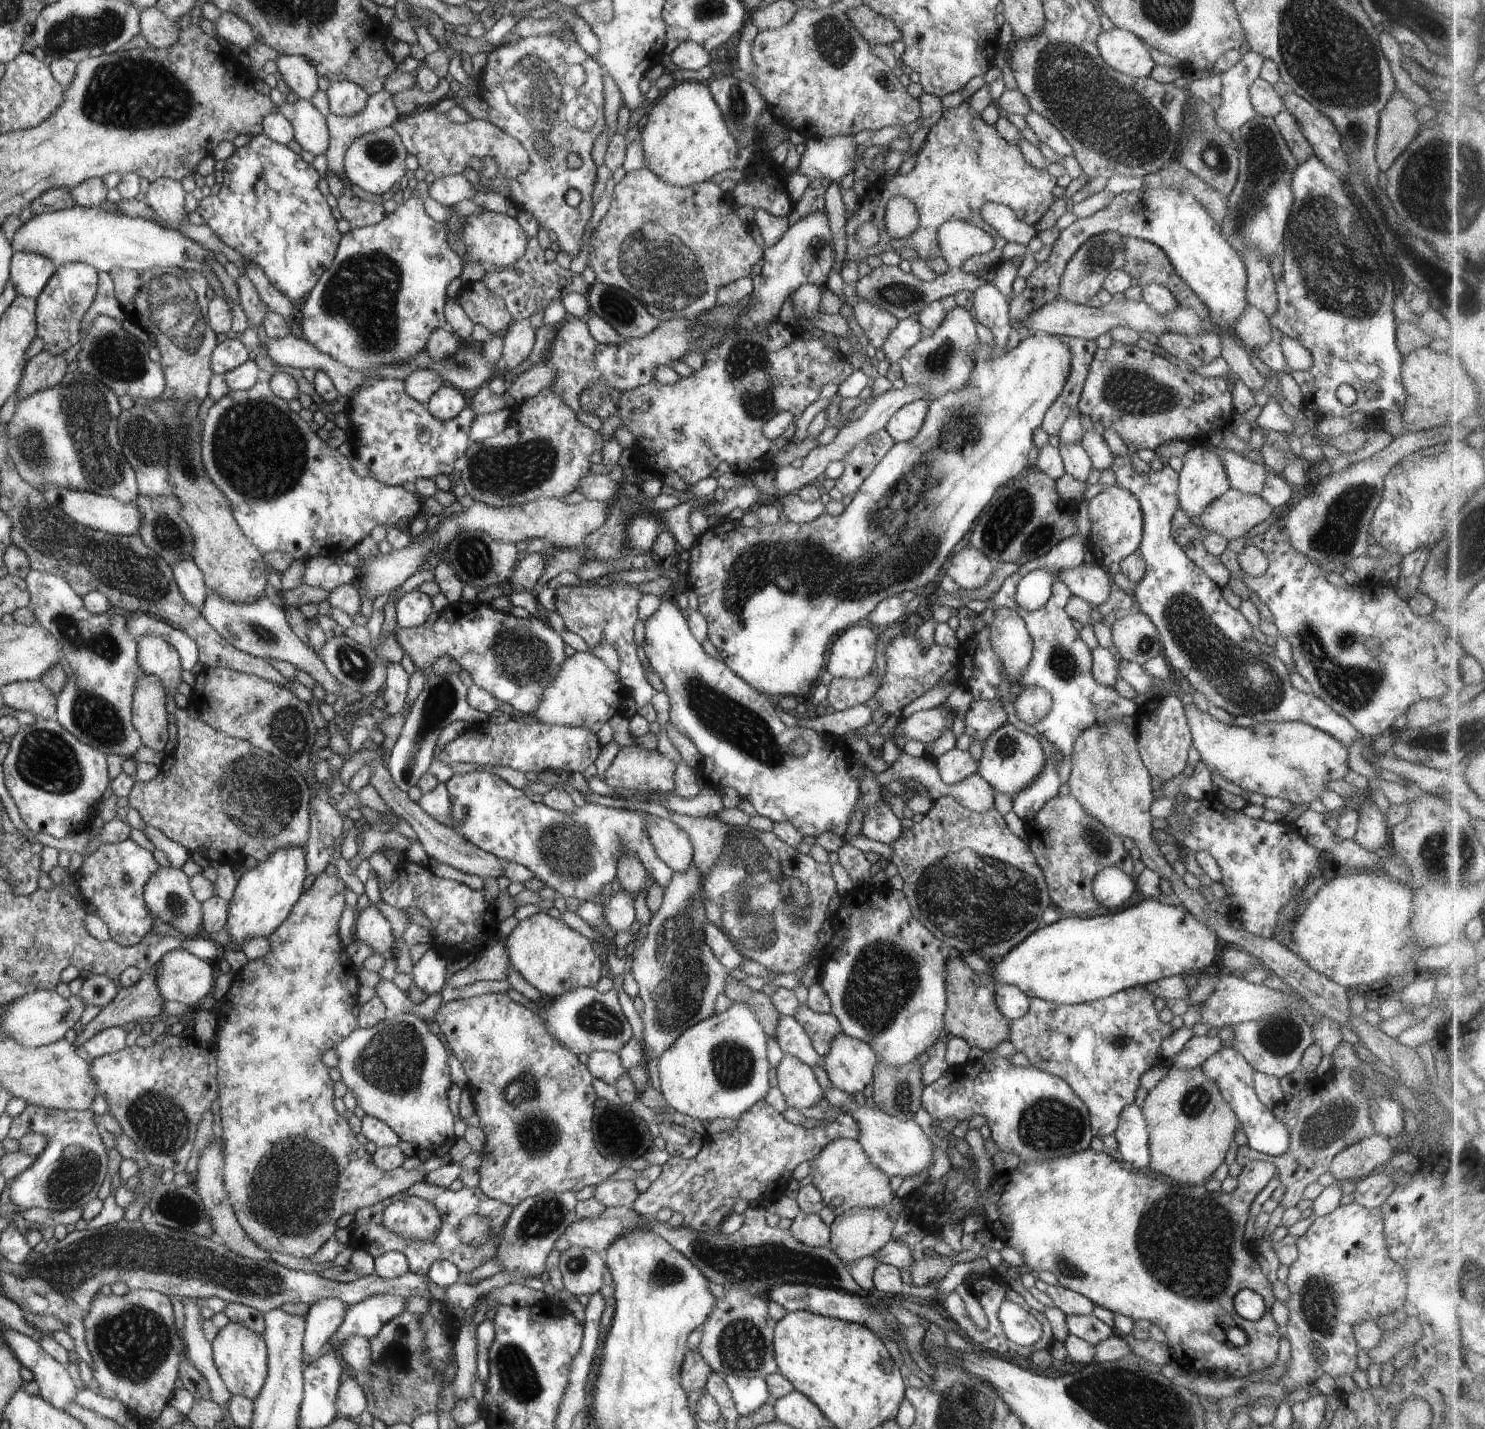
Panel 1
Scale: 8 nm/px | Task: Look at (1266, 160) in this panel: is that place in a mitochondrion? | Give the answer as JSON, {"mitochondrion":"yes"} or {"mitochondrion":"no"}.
{"mitochondrion":"yes"}

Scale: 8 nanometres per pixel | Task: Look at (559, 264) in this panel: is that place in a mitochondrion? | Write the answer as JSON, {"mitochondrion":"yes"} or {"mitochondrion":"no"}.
{"mitochondrion":"no"}

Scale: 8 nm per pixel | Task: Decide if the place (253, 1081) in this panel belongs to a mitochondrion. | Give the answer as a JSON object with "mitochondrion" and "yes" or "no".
{"mitochondrion":"no"}

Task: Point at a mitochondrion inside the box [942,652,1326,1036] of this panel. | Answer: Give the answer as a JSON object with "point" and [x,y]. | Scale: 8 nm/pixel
{"point":[1096,840]}

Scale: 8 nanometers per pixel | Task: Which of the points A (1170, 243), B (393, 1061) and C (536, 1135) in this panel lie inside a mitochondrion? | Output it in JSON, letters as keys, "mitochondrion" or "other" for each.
{"A":"other","B":"mitochondrion","C":"mitochondrion"}

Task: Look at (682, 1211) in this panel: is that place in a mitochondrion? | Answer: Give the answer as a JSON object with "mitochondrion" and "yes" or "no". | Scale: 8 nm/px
{"mitochondrion":"no"}

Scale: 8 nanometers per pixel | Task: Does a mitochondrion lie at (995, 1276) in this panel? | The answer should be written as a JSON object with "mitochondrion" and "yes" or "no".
{"mitochondrion":"no"}

